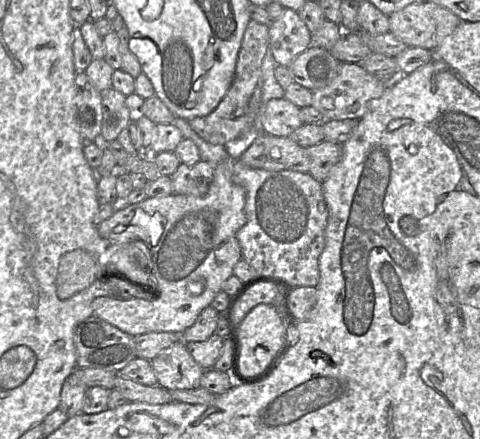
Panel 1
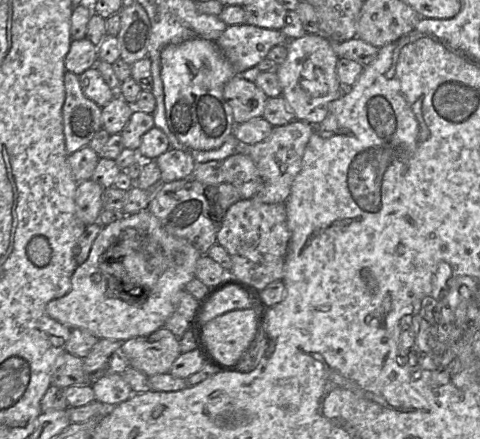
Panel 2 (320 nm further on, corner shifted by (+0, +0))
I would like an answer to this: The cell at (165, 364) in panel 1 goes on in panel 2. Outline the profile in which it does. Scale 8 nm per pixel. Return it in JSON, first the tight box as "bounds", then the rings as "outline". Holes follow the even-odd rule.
{"bounds":[121,327,181,377],"outline":[[[165,327],[148,336],[125,340],[121,349],[129,365],[148,377],[169,373],[181,354],[179,338]]]}

